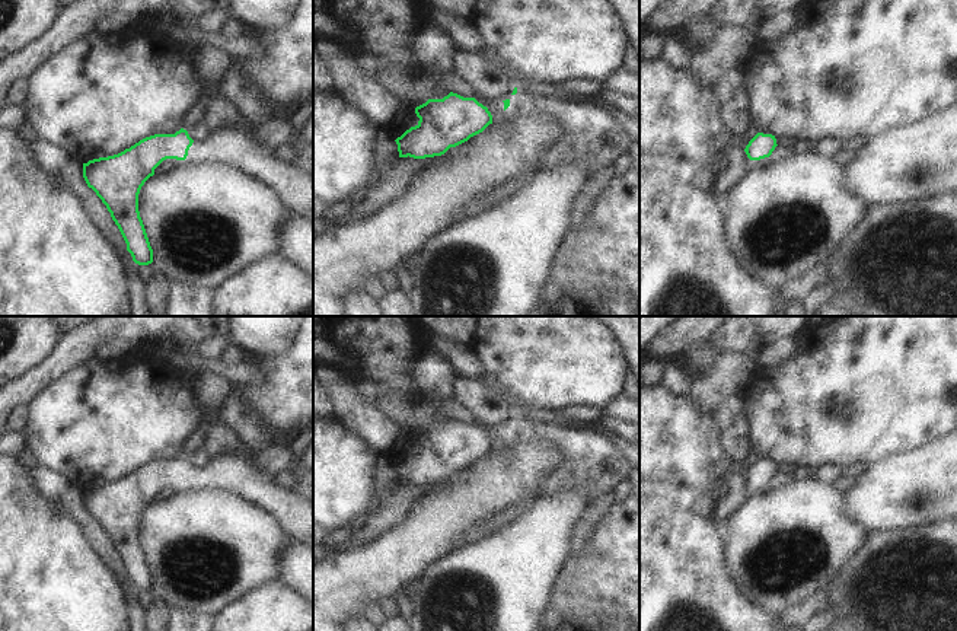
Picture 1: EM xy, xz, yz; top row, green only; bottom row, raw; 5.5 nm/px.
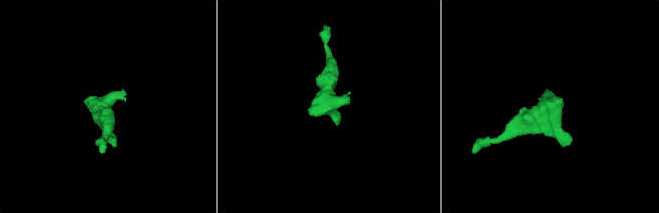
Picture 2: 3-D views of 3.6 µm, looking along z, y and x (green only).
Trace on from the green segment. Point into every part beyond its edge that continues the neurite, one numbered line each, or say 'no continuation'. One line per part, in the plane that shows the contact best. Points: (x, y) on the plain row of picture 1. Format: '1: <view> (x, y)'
1: xy (233, 472)

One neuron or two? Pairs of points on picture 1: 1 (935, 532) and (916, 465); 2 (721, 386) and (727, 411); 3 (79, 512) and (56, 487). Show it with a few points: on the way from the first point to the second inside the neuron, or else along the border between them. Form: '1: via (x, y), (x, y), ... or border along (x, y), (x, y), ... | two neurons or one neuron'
1: border along (941, 519), (899, 529) | two neurons
2: border along (737, 395), (729, 395), (714, 407) | two neurons
3: via (75, 506), (61, 493) | one neuron

